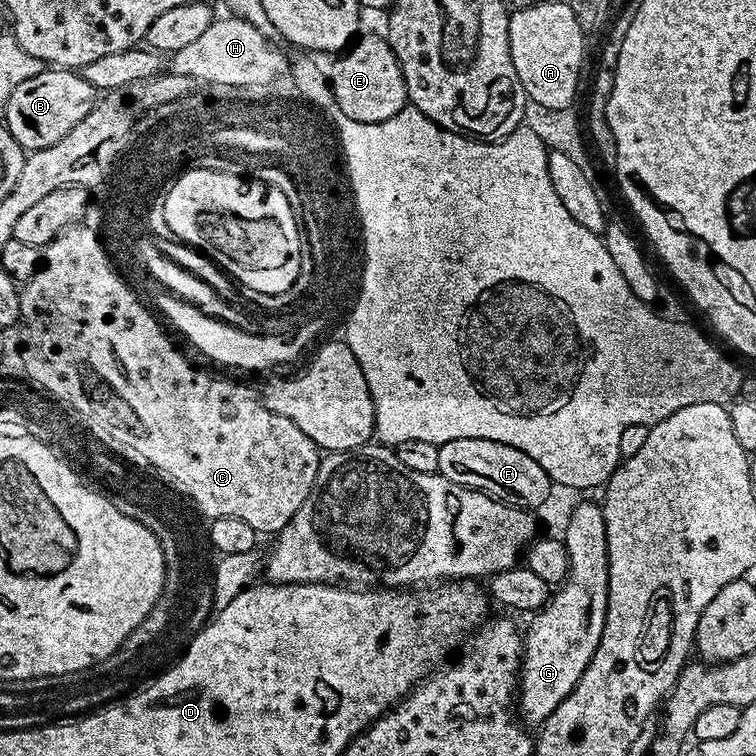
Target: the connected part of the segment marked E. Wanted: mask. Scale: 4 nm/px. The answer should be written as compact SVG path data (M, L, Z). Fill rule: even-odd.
M383 35L363 36L337 59L341 60L336 65L331 65L332 96L340 107L339 115L367 124L386 122L386 118L394 118L394 114L406 107L406 82L402 78L398 58L387 39Z

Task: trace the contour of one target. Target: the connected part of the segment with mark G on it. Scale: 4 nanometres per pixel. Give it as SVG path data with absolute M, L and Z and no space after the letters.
M599 503L580 504L568 516L568 525L564 528L562 539L569 558L568 579L549 595L547 604L531 617L532 620L522 632L522 651L520 653L520 675L518 677L518 695L514 708L519 719L528 726L543 724L554 710L578 686L578 678L590 666L594 650L602 638L608 609L608 543L606 542L606 522L604 510Z

